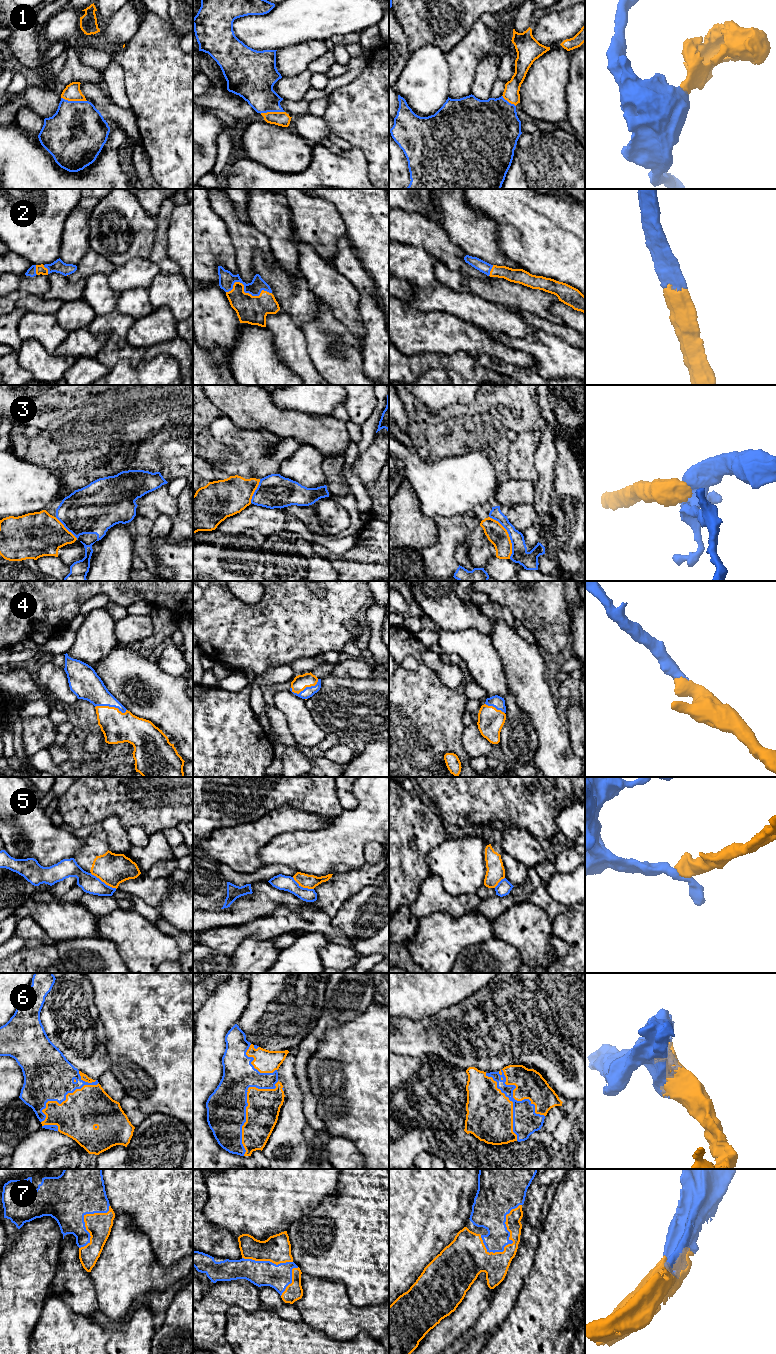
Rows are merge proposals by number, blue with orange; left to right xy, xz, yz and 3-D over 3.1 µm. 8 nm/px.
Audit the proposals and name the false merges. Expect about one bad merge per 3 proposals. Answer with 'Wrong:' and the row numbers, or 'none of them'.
Wrong: 3, 5

